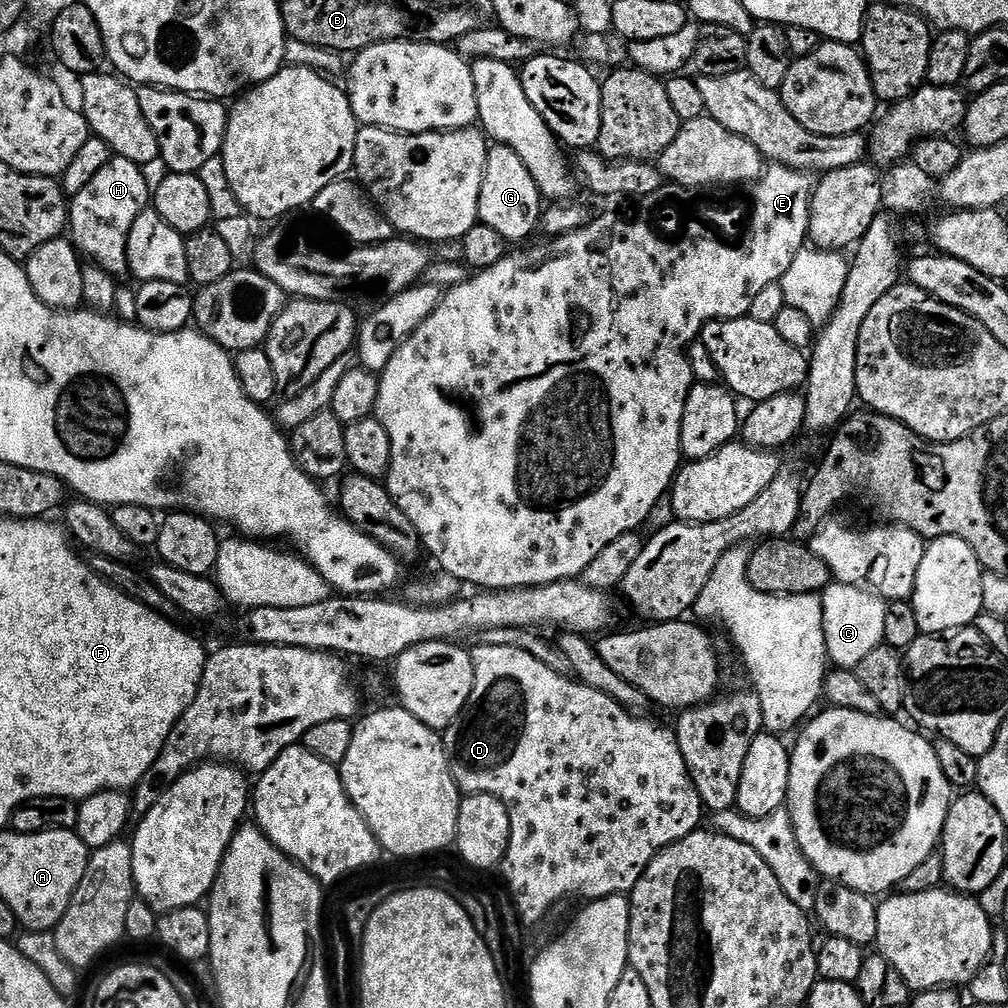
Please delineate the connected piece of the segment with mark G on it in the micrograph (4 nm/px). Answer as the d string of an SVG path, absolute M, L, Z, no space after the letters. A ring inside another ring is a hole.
M493 143L488 150L482 178L479 223L485 224L489 233L516 242L526 239L535 228L539 229L541 217L542 197L534 178L530 178L530 170L526 170L526 162L522 162L522 158L506 145Z

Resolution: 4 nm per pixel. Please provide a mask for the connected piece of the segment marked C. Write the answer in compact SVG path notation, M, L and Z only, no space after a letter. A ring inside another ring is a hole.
M832 582L822 592L822 618L829 661L837 669L855 670L858 662L862 662L870 650L884 643L887 613L888 604L883 596L877 596L864 586Z

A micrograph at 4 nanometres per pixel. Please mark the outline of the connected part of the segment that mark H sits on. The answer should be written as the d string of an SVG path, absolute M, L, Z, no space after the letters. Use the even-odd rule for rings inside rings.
M113 155L106 166L94 174L92 181L84 189L78 190L78 194L70 200L72 243L89 261L104 268L115 278L129 275L127 240L130 238L130 226L134 226L138 214L150 208L150 184L148 188L144 172L141 165Z

